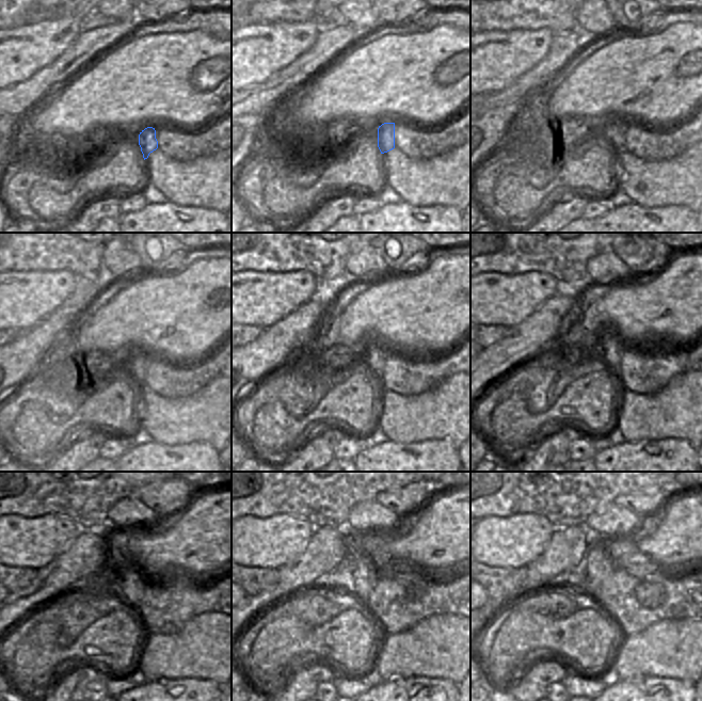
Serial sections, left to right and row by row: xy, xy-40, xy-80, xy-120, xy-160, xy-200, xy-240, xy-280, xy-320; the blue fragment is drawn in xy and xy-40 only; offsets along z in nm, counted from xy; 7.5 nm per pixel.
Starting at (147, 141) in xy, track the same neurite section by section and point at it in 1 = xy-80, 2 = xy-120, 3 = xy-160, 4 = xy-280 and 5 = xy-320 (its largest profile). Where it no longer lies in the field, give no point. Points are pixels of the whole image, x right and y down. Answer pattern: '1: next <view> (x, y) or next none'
1: next xy-80 (615, 132)
2: next xy-120 (136, 370)
3: next xy-160 (375, 357)
4: next xy-280 (365, 575)
5: next xy-320 (597, 566)

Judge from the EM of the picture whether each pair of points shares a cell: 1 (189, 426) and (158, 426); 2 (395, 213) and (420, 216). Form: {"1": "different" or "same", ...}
{"1": "same", "2": "same"}

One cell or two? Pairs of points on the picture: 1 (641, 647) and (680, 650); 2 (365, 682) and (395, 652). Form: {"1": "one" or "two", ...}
{"1": "one", "2": "two"}

